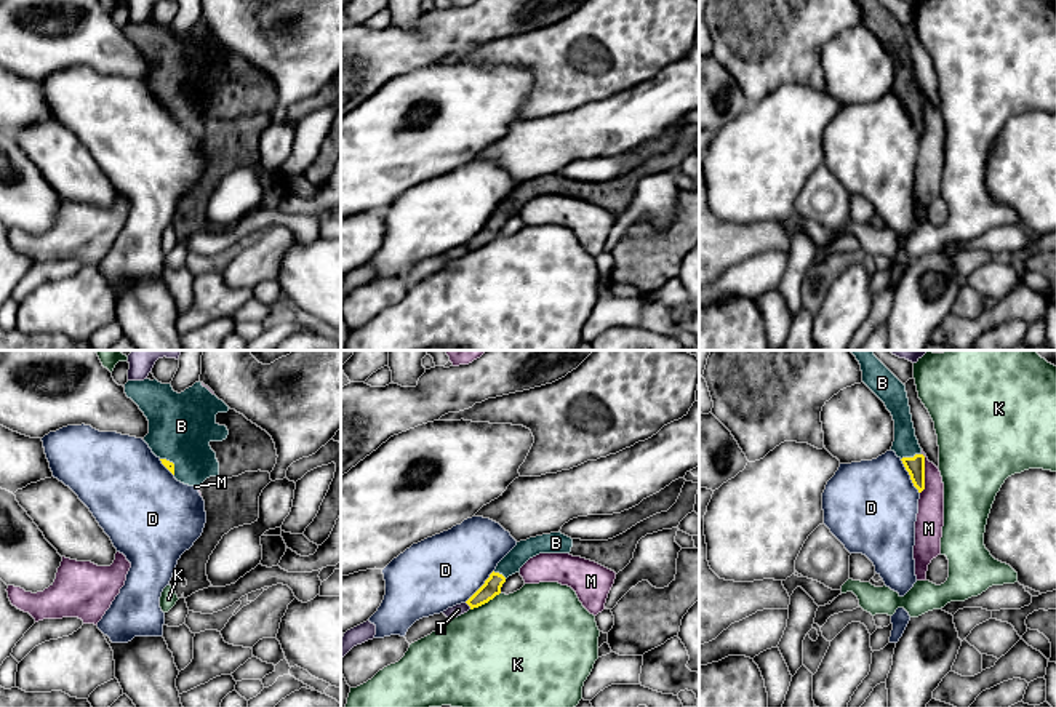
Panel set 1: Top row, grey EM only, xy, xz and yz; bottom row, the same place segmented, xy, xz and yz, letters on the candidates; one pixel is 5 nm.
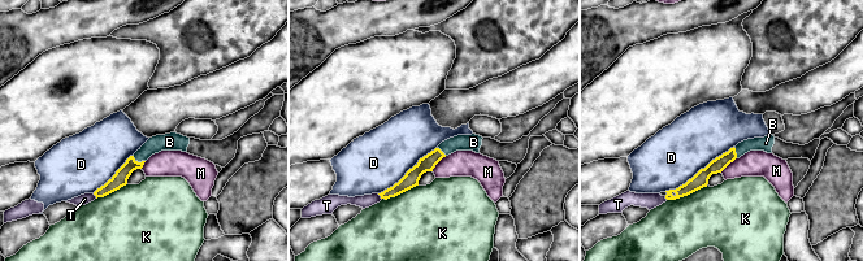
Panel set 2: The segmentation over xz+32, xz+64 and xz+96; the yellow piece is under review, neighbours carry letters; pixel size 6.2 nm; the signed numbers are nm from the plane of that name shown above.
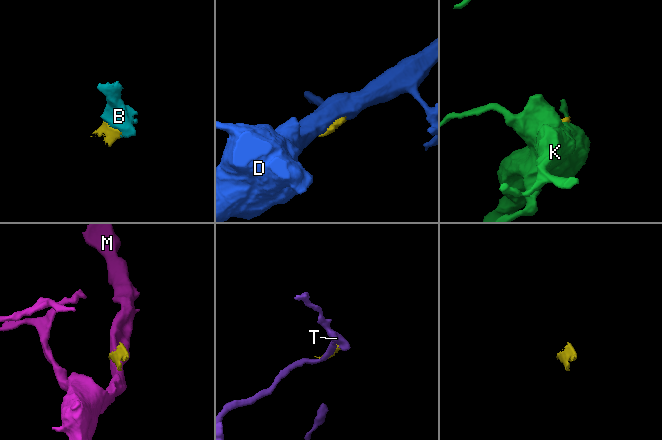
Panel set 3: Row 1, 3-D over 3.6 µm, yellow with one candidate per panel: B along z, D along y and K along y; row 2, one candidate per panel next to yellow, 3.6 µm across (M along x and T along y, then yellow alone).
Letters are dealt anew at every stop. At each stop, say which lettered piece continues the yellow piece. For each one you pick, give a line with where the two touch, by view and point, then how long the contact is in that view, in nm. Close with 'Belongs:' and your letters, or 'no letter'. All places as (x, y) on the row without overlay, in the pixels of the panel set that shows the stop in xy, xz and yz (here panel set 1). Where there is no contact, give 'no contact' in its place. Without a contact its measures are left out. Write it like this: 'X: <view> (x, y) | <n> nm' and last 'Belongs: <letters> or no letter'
B: yz (911, 99) | 110 nm
Belongs: B

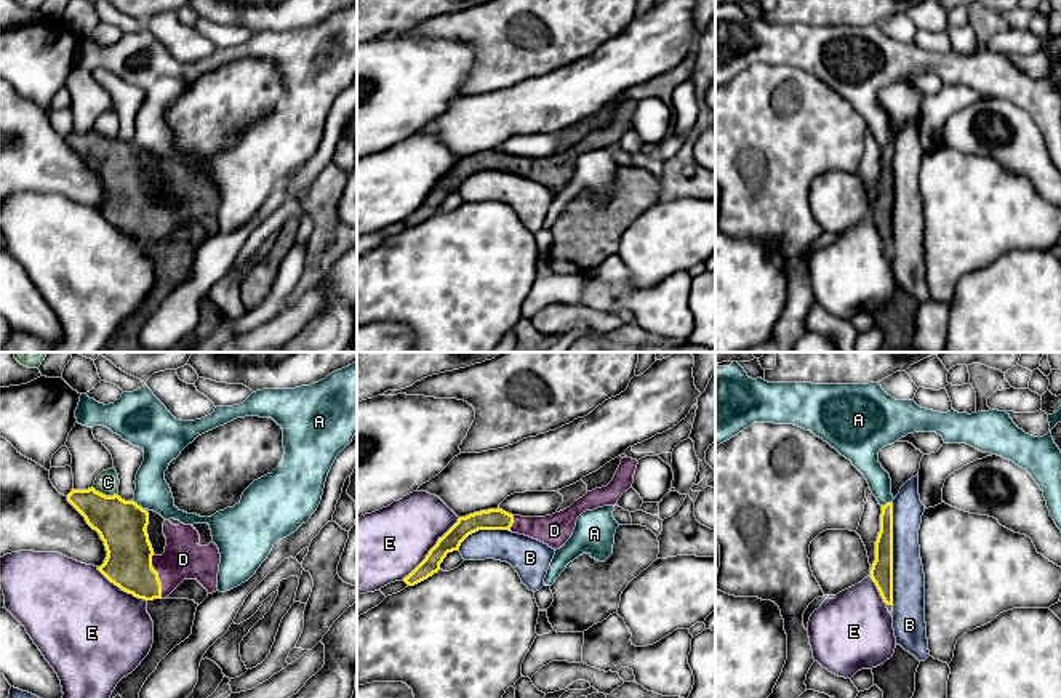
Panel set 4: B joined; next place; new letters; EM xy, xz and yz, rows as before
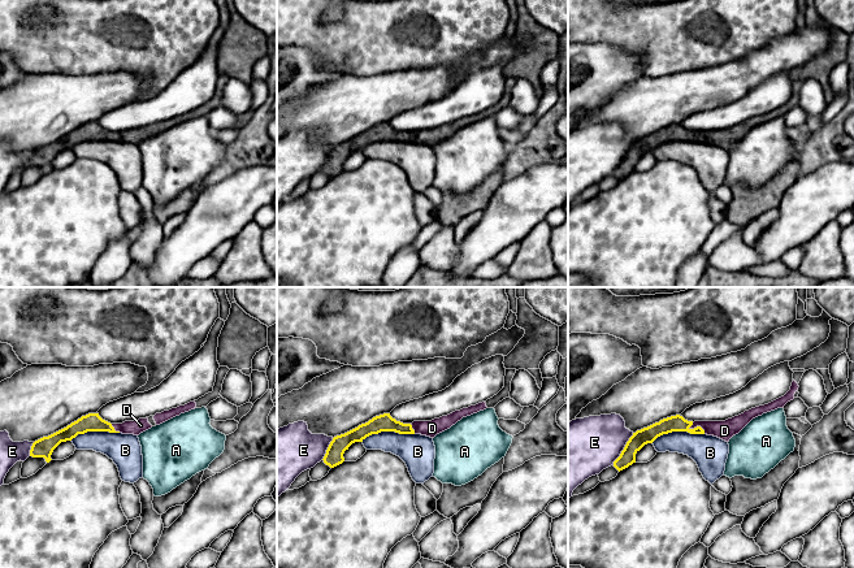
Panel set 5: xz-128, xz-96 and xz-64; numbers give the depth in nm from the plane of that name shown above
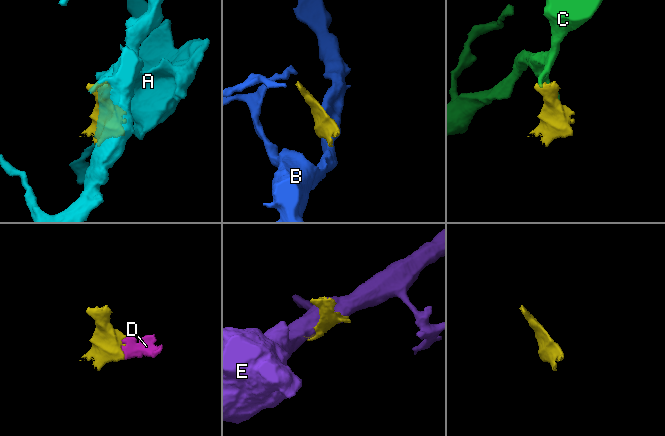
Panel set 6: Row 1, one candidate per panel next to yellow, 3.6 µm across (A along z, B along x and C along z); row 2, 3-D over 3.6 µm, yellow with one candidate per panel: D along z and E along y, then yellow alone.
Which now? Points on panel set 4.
D: xy (157, 218) | 220 nm
Belongs: D

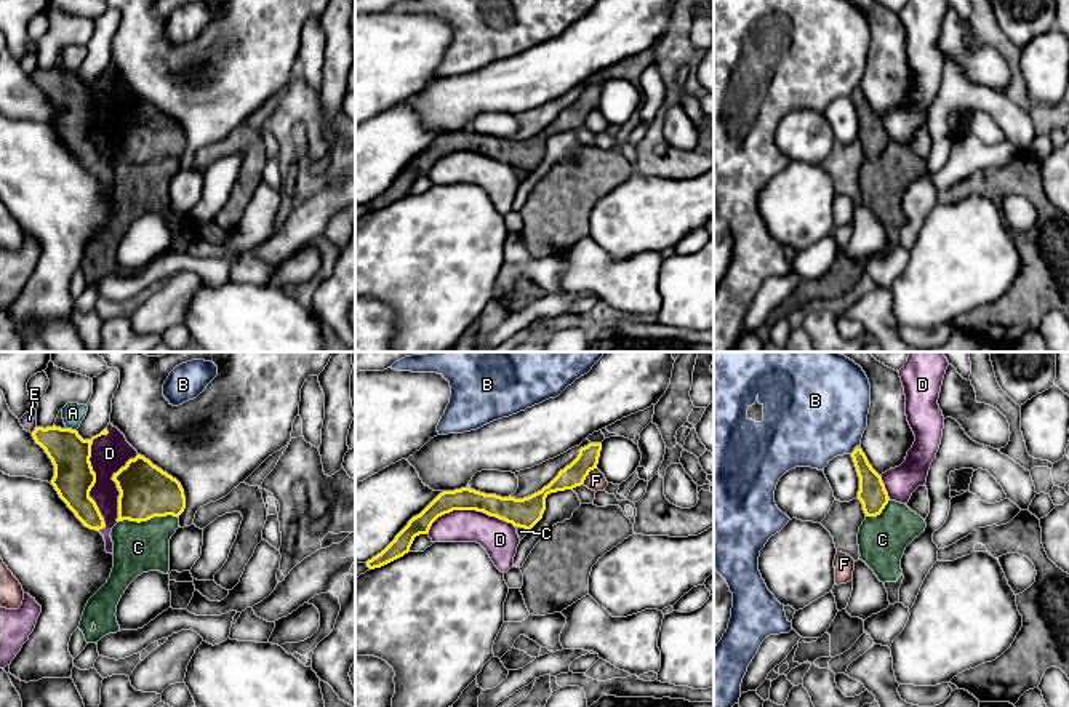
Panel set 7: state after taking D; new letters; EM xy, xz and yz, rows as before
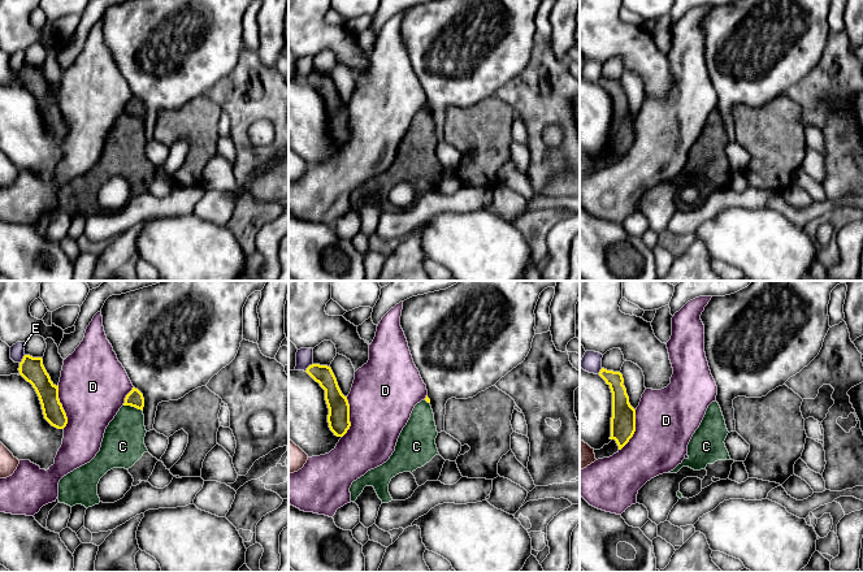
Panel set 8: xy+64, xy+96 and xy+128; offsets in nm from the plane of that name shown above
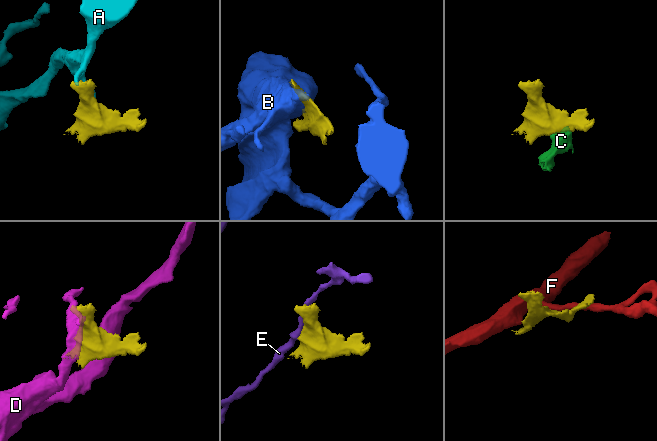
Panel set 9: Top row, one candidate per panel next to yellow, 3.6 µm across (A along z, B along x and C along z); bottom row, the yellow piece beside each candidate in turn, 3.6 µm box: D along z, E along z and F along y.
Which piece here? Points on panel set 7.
Belongs: no letter

